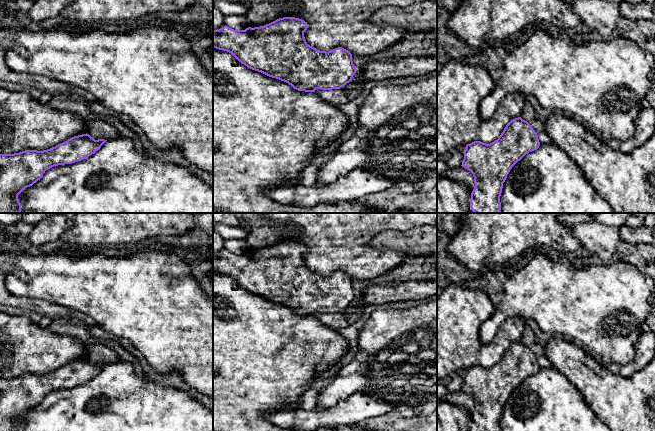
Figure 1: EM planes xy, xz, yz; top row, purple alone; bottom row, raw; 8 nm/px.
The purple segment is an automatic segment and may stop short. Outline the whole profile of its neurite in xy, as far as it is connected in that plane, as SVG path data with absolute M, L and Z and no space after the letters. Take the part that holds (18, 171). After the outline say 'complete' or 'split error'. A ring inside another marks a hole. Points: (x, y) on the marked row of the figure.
M89 134L74 136L47 150L25 150L14 154L0 154L0 213L20 213L21 203L18 195L27 187L40 180L46 170L65 164L72 164L88 158L107 140L95 140Z; complete

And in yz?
M521 117L511 120L494 142L467 144L461 166L474 177L470 210L501 213L500 196L507 175L518 161L539 146L537 133Z; complete

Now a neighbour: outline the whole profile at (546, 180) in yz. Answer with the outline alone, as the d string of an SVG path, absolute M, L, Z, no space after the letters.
M554 143L529 152L510 170L500 196L501 213L615 213L590 185L579 167Z

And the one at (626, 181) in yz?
M552 112L543 123L552 142L579 167L615 213L655 213L655 132L642 146L623 153L614 151L597 134L561 112Z

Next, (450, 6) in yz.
M437 0L437 4L449 13L454 12L461 2L462 0Z

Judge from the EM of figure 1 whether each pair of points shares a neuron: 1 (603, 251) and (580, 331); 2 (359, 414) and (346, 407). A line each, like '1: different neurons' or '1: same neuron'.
1: different neurons
2: same neuron

